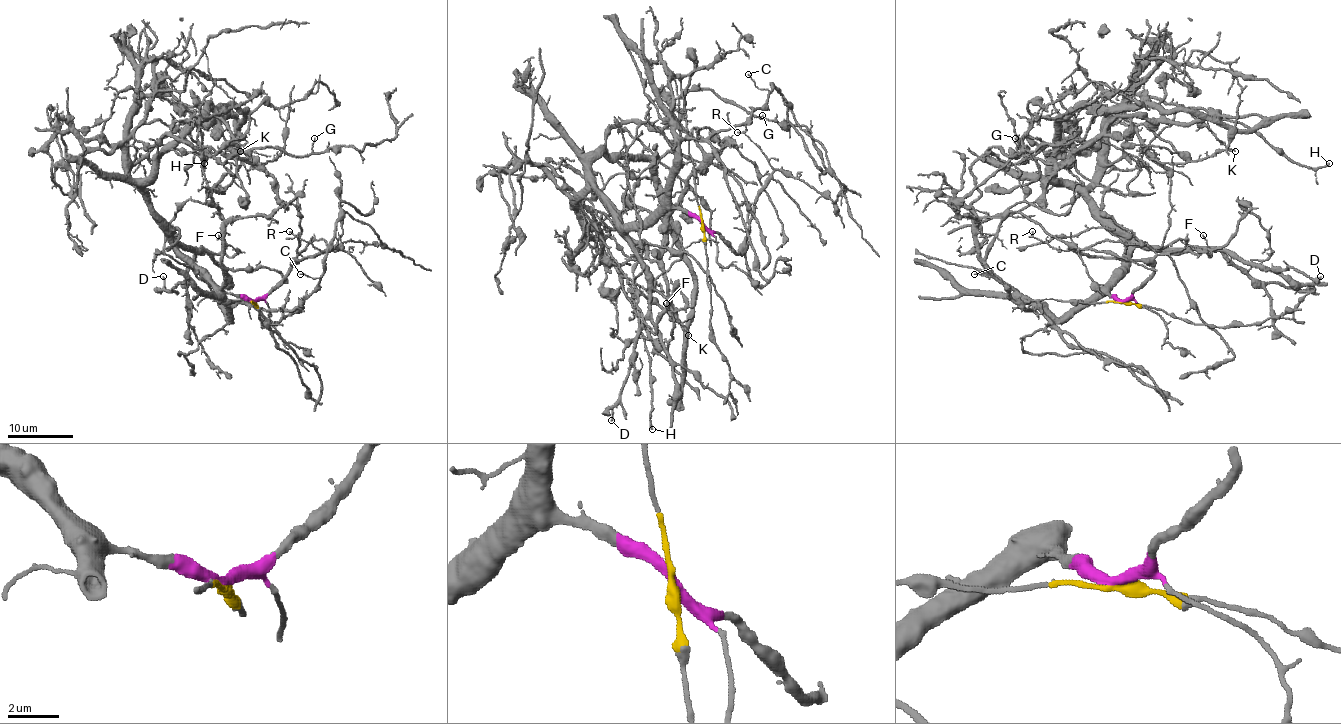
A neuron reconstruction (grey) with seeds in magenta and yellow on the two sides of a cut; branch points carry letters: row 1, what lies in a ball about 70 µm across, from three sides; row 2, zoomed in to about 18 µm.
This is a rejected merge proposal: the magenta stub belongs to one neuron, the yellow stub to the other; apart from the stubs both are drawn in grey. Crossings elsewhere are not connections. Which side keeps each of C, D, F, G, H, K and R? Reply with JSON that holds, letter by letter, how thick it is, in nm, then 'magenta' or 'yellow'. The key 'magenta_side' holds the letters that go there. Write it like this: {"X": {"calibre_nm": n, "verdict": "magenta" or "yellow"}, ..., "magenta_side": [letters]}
{"C": {"calibre_nm": 80, "verdict": "magenta"}, "D": {"calibre_nm": 150, "verdict": "magenta"}, "F": {"calibre_nm": 110, "verdict": "magenta"}, "G": {"calibre_nm": 110, "verdict": "magenta"}, "H": {"calibre_nm": 200, "verdict": "magenta"}, "K": {"calibre_nm": 110, "verdict": "magenta"}, "R": {"calibre_nm": 120, "verdict": "magenta"}, "magenta_side": ["C", "D", "F", "G", "H", "K", "R"]}

